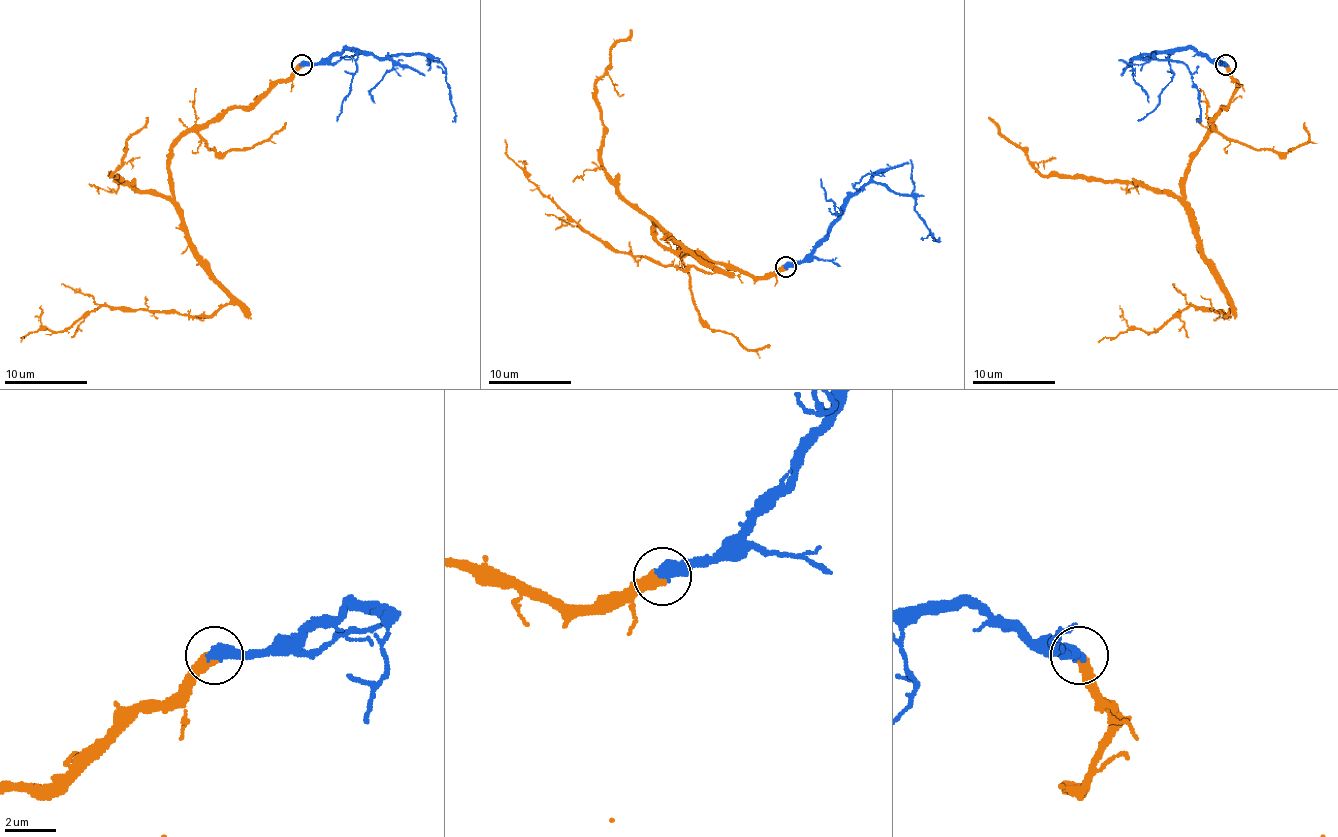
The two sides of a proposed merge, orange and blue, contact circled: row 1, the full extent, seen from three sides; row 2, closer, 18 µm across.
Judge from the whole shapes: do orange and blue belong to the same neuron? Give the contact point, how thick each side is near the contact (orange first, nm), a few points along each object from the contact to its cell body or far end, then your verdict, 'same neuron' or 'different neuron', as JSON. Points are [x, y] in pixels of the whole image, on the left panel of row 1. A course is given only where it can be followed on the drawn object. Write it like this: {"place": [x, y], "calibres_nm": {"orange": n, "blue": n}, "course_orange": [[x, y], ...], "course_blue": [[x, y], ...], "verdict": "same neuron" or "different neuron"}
{"place": [301, 64], "calibres_nm": {"orange": 440, "blue": 550}, "course_orange": [[301, 64], [173, 149], [173, 206], [187, 248], [227, 303], [208, 316], [105, 306], [20, 343]], "course_blue": [[301, 64], [320, 64], [342, 49], [359, 49], [384, 58], [425, 54], [443, 66], [456, 122]], "verdict": "same neuron"}

